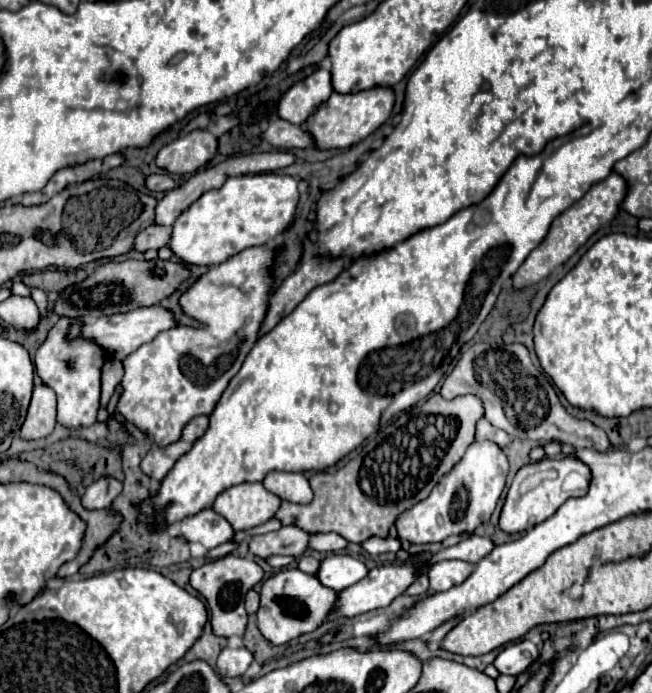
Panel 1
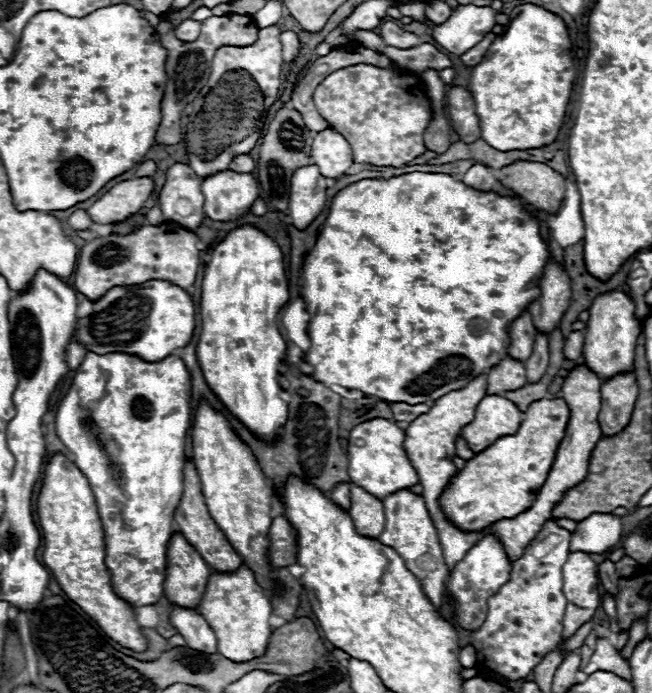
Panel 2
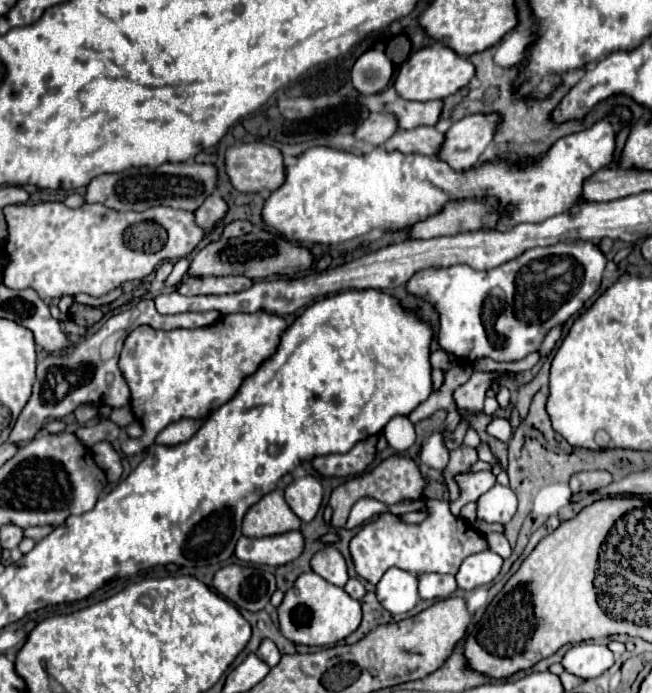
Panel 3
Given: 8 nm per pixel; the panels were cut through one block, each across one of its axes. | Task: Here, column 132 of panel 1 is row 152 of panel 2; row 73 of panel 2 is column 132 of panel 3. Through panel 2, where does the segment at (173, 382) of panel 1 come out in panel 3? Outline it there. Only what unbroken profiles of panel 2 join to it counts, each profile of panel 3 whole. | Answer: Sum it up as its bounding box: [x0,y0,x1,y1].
[120,312,288,456]

